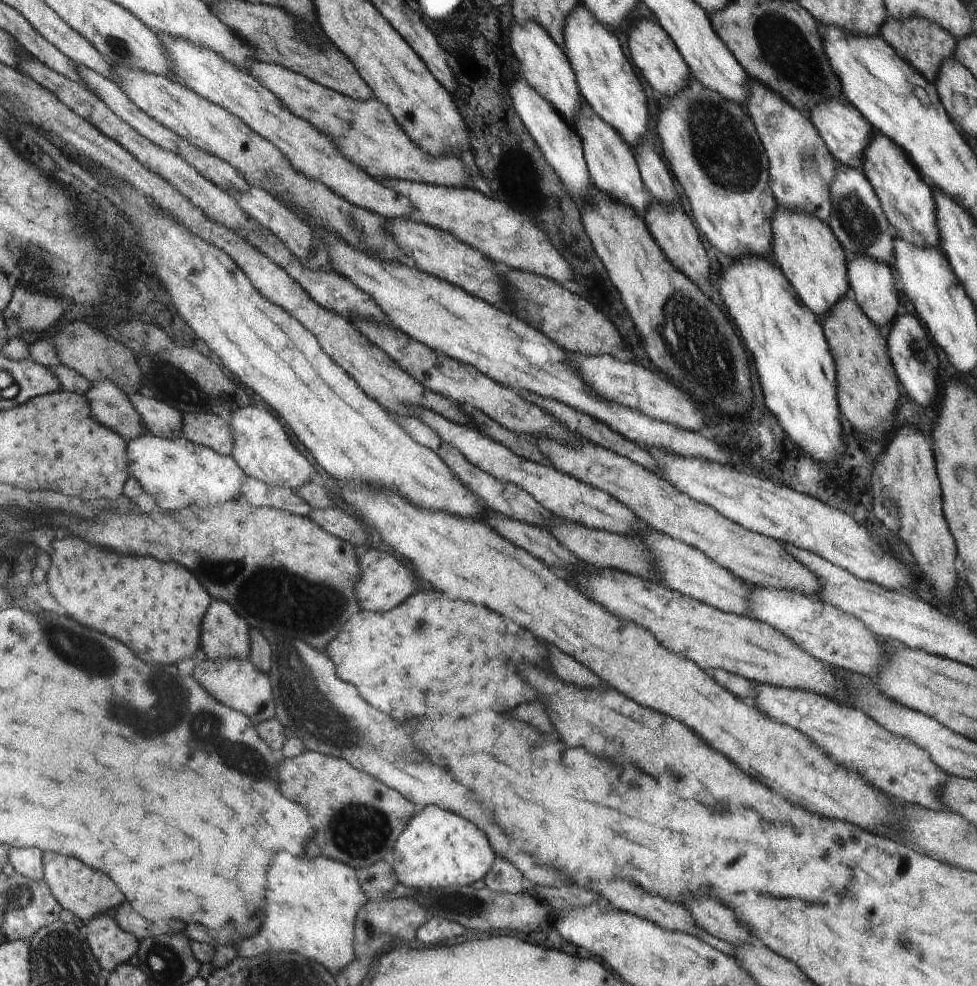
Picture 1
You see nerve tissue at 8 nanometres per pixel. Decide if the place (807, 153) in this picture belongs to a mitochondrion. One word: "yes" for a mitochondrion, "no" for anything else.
yes

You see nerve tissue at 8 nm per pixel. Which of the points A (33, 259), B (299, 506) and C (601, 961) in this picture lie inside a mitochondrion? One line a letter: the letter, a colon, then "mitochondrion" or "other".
A: mitochondrion
B: other
C: other

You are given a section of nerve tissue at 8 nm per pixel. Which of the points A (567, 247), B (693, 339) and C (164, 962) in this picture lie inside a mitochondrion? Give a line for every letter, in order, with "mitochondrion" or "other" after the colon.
A: other
B: mitochondrion
C: mitochondrion

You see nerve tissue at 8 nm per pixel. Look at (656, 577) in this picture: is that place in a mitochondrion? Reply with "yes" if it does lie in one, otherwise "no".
no

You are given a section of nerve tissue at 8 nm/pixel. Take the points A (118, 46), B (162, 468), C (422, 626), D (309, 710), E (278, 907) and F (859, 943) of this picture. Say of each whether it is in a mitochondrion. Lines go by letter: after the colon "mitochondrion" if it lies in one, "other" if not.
A: mitochondrion
B: other
C: mitochondrion
D: mitochondrion
E: other
F: other

